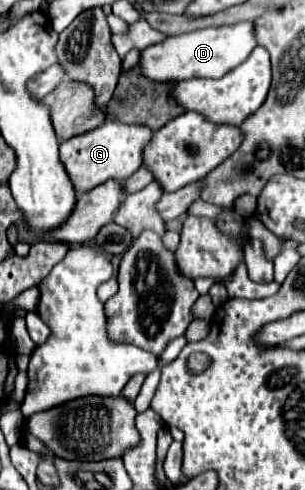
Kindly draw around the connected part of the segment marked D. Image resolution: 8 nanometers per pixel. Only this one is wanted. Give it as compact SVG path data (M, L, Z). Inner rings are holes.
M243 21L233 27L207 27L177 37L165 37L161 43L145 47L139 57L139 69L147 79L159 83L177 83L195 77L219 79L227 71L243 63L255 49L255 45L257 43L253 37L251 21Z

